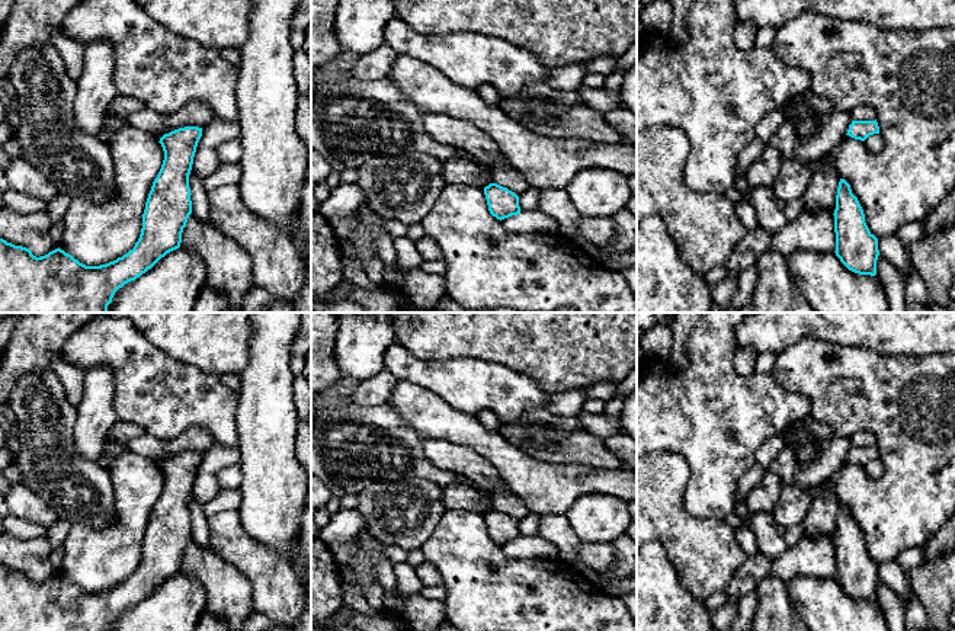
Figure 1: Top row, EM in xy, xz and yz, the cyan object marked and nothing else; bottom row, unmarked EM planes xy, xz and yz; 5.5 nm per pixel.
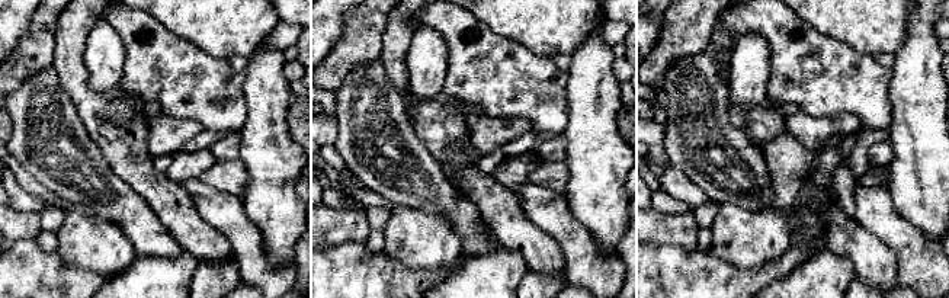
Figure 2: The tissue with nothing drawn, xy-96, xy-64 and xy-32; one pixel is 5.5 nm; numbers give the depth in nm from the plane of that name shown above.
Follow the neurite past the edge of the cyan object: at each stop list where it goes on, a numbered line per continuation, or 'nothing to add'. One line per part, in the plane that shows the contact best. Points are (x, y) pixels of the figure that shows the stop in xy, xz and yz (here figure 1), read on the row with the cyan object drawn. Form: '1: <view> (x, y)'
nothing to add

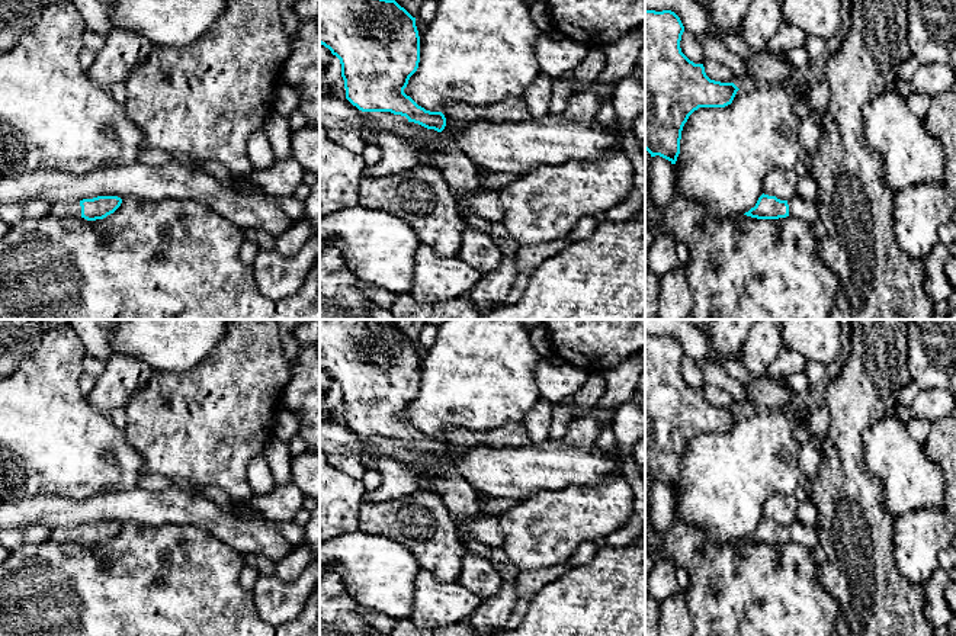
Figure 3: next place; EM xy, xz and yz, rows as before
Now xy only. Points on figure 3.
1: xy (58, 209)

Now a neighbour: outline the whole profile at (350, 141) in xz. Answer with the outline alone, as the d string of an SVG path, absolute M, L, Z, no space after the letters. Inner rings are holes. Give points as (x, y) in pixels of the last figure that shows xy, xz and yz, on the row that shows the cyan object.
M330 129L327 136L337 145L357 154L362 154L366 147L365 141L353 132Z

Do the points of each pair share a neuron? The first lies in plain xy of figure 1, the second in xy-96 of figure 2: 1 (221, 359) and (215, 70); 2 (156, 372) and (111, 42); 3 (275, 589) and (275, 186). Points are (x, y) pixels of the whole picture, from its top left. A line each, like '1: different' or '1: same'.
1: different
2: different
3: different

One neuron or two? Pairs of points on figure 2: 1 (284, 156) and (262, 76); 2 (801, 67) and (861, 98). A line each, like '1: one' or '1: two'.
1: one
2: one

